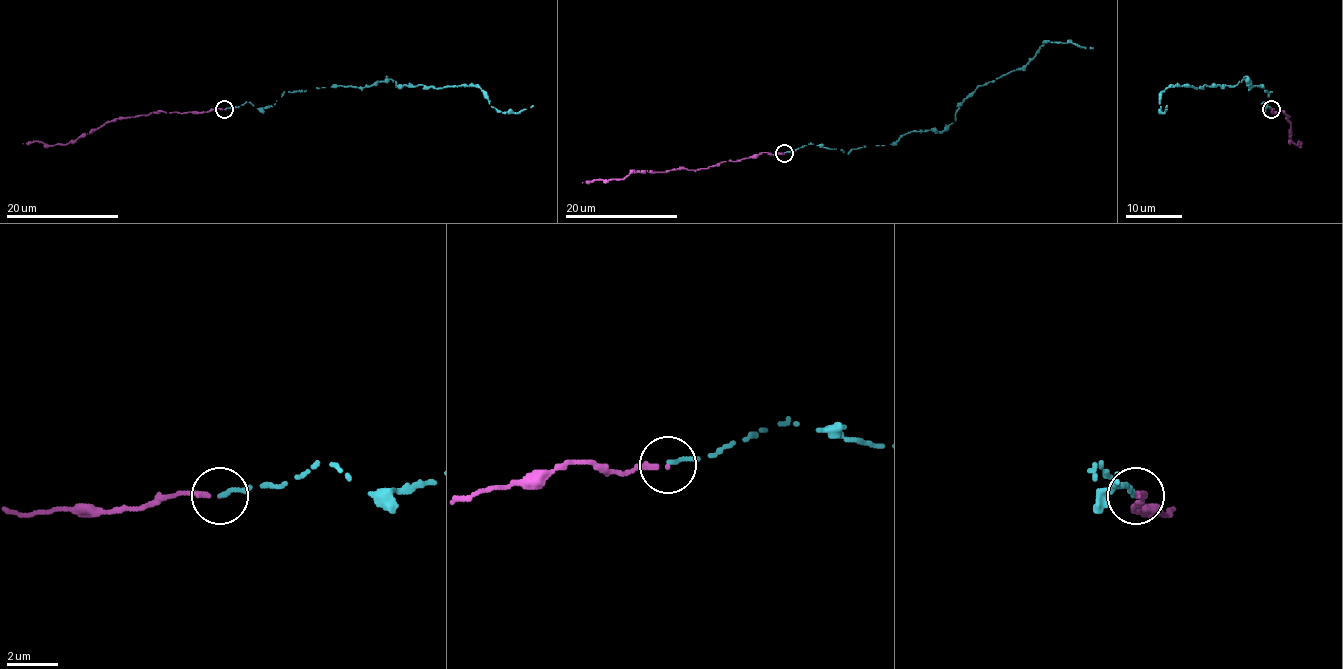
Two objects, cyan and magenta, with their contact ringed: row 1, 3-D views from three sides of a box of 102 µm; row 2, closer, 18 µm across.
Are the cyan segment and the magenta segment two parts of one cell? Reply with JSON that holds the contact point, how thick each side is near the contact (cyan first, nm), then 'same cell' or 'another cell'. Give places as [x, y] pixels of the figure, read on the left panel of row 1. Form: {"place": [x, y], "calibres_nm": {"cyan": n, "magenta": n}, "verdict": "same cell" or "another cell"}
{"place": [224, 109], "calibres_nm": {"cyan": 160, "magenta": 220}, "verdict": "same cell"}

